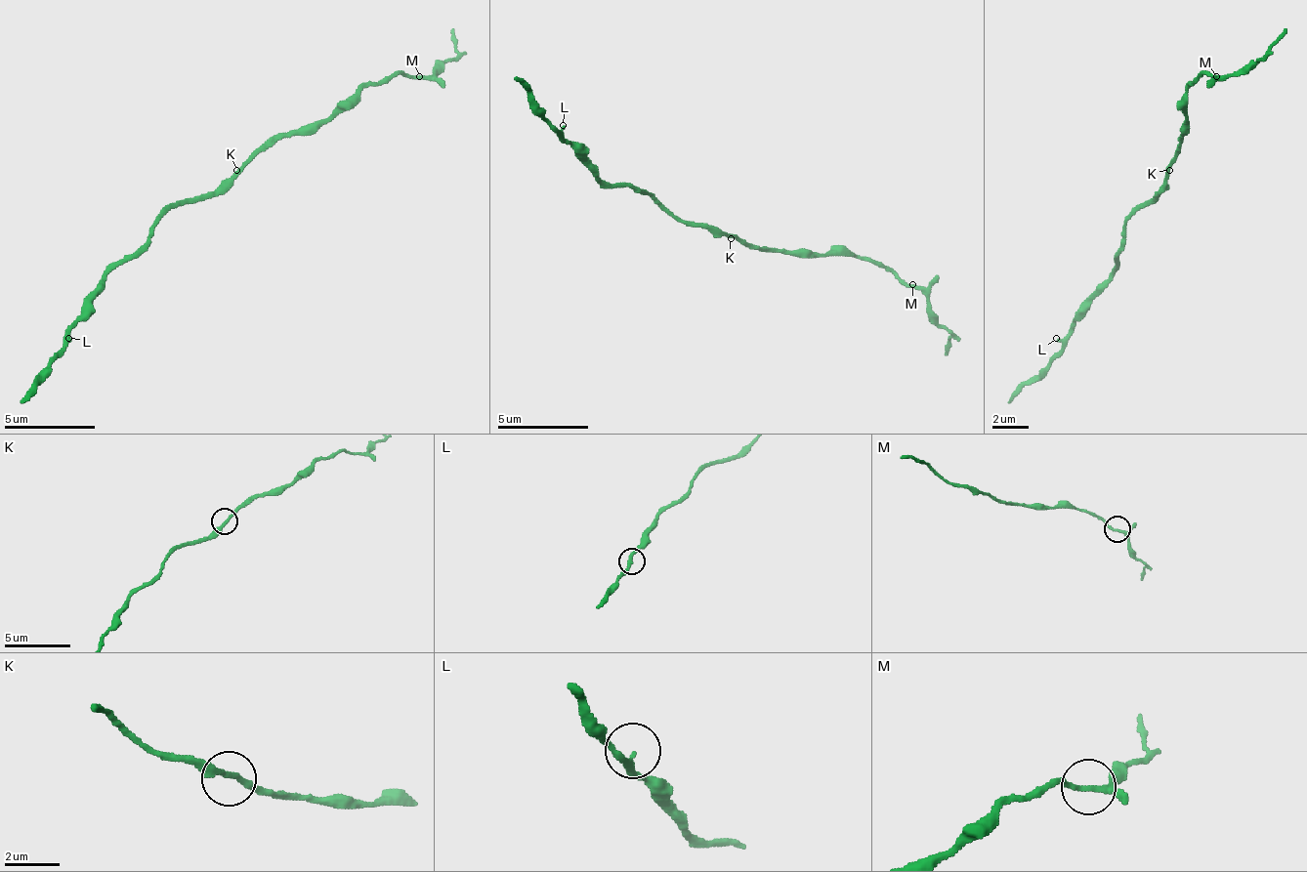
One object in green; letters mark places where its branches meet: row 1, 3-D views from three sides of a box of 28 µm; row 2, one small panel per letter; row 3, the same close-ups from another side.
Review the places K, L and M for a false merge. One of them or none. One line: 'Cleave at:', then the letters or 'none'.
Cleave at: M

